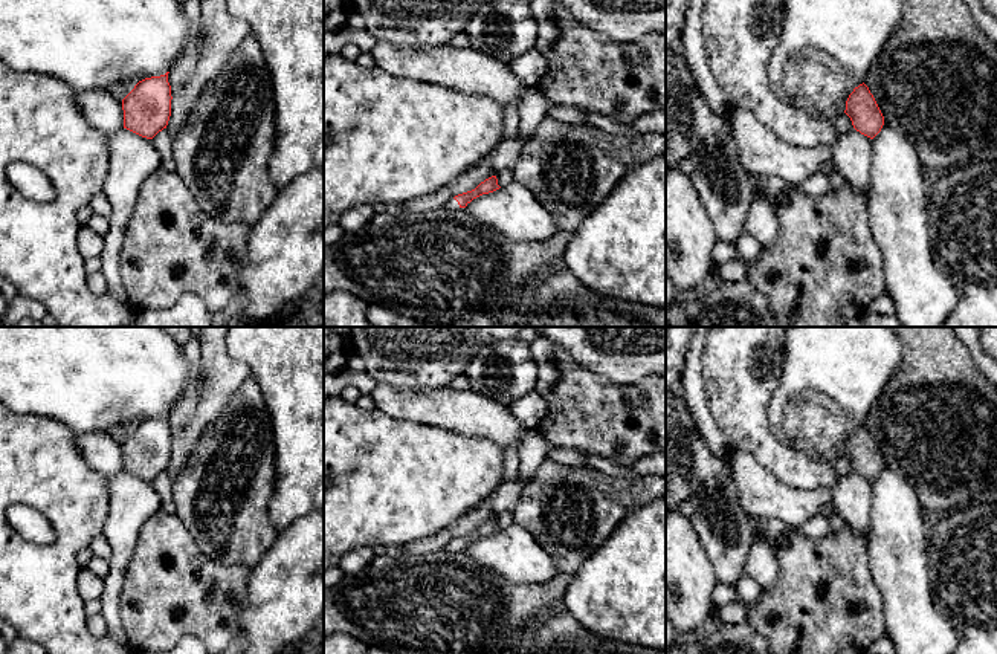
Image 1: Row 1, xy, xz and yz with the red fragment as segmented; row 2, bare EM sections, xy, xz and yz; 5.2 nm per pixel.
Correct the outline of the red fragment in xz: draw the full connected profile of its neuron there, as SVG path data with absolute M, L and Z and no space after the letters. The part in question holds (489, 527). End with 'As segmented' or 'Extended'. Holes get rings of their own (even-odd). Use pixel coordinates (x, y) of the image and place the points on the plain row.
M492 518L492 520L486 521L484 524L481 524L475 532L458 536L453 541L450 541L444 547L444 550L447 550L447 552L466 550L473 541L476 541L476 539L479 539L482 536L493 535L493 533L496 533L499 530L501 529L498 527L496 518Z. Extended

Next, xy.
M168 416L139 423L122 442L124 471L147 481L166 471L173 442Z. As segmented

